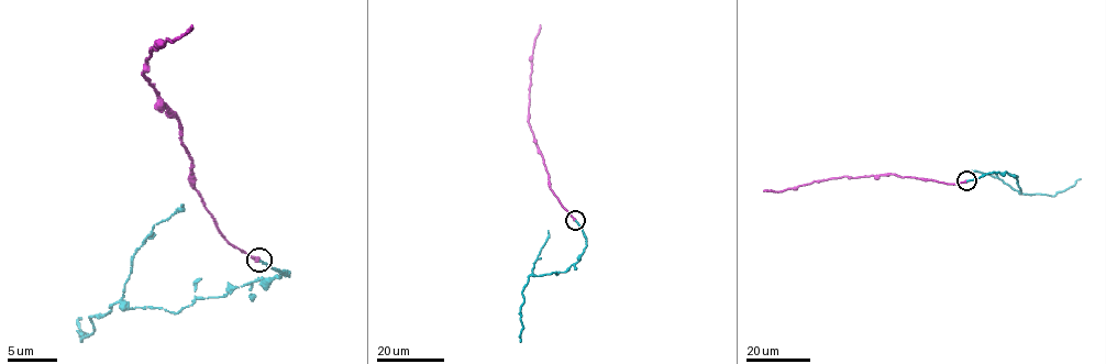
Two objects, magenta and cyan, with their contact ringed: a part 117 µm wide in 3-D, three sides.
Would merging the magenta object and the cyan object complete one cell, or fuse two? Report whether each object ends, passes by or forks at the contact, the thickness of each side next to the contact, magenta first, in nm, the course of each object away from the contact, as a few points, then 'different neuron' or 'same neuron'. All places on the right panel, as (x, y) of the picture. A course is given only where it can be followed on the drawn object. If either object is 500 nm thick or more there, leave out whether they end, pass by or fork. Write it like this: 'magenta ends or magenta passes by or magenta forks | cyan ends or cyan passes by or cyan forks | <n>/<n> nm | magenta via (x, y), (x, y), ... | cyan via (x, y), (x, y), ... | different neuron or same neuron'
magenta ends | cyan ends | 360/170 nm | magenta via (966, 182), (952, 184), (889, 174), (842, 176), (783, 190), (764, 190) | cyan via (968, 180), (986, 174), (1006, 172), (1017, 178), (1019, 192), (1053, 196), (1080, 178) | same neuron

